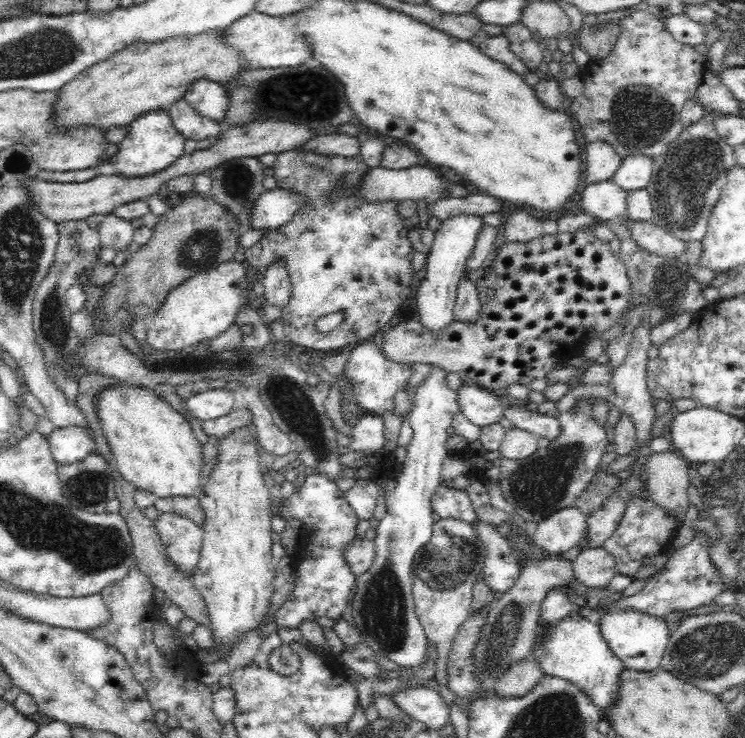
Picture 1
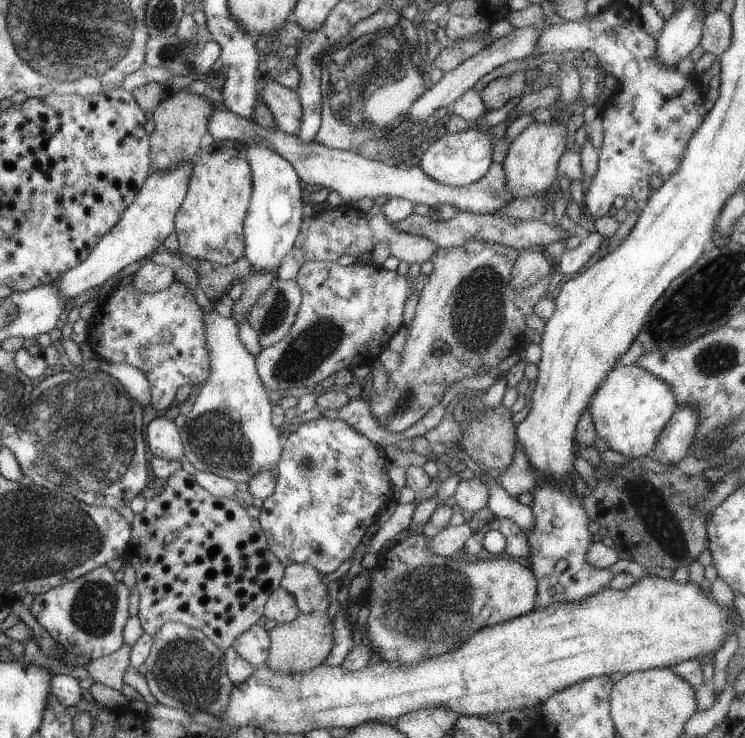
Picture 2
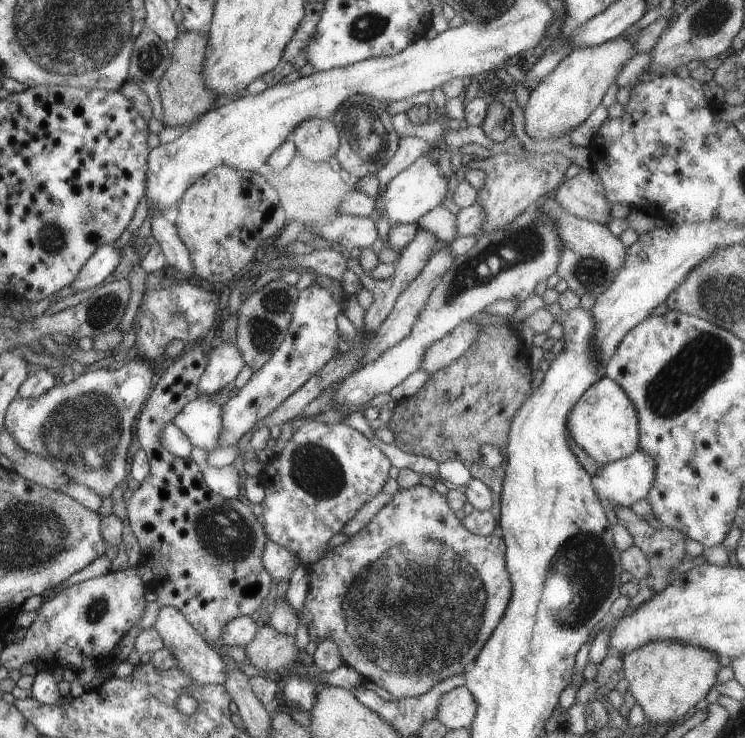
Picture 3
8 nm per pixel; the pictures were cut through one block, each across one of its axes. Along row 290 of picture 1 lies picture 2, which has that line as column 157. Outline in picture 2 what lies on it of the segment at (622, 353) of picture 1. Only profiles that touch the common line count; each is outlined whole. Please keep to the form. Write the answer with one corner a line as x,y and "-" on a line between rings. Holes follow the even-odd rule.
165,622
156,630
153,640
144,660
144,677
156,702
188,711
190,715
203,711
215,718
221,717
233,686
225,672
224,651
217,648
199,629
182,622

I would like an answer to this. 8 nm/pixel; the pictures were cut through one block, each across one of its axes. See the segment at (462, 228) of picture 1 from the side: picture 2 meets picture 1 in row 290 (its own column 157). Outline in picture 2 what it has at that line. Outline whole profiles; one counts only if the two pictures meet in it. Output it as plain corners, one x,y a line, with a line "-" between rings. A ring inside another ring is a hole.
165,417
152,419
145,428
145,442
151,456
168,461
183,459
183,445
179,429
172,420

